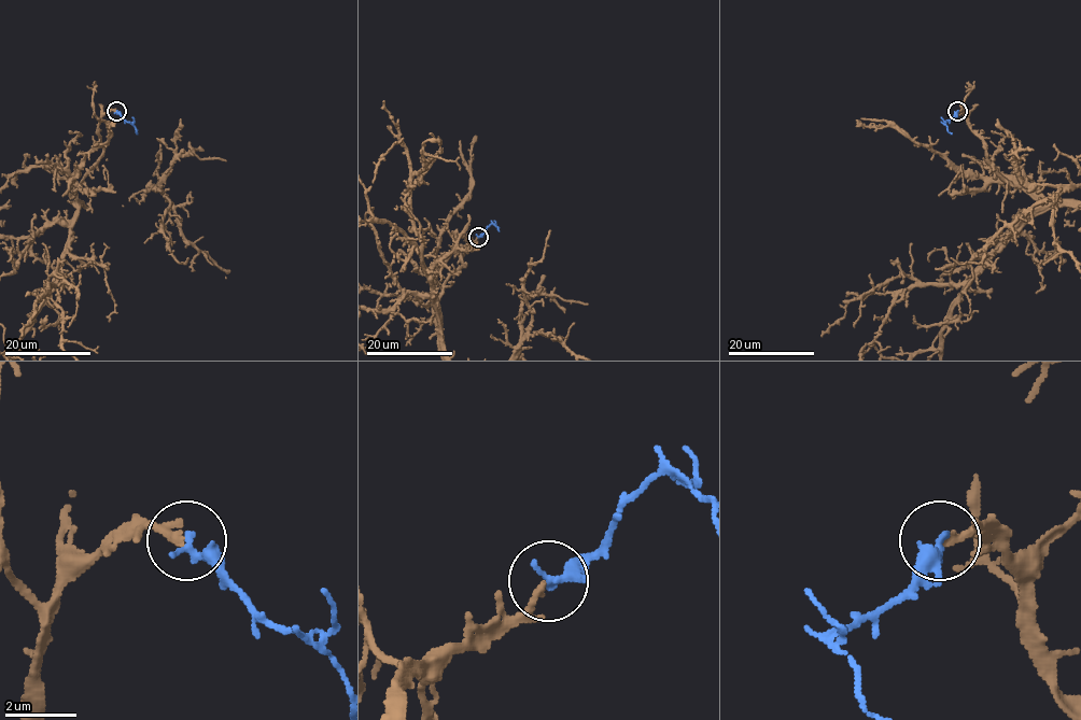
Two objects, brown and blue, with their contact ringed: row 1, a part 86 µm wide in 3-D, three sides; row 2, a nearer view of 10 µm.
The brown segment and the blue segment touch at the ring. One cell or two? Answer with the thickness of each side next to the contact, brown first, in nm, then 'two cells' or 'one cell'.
180/320 nm | one cell

